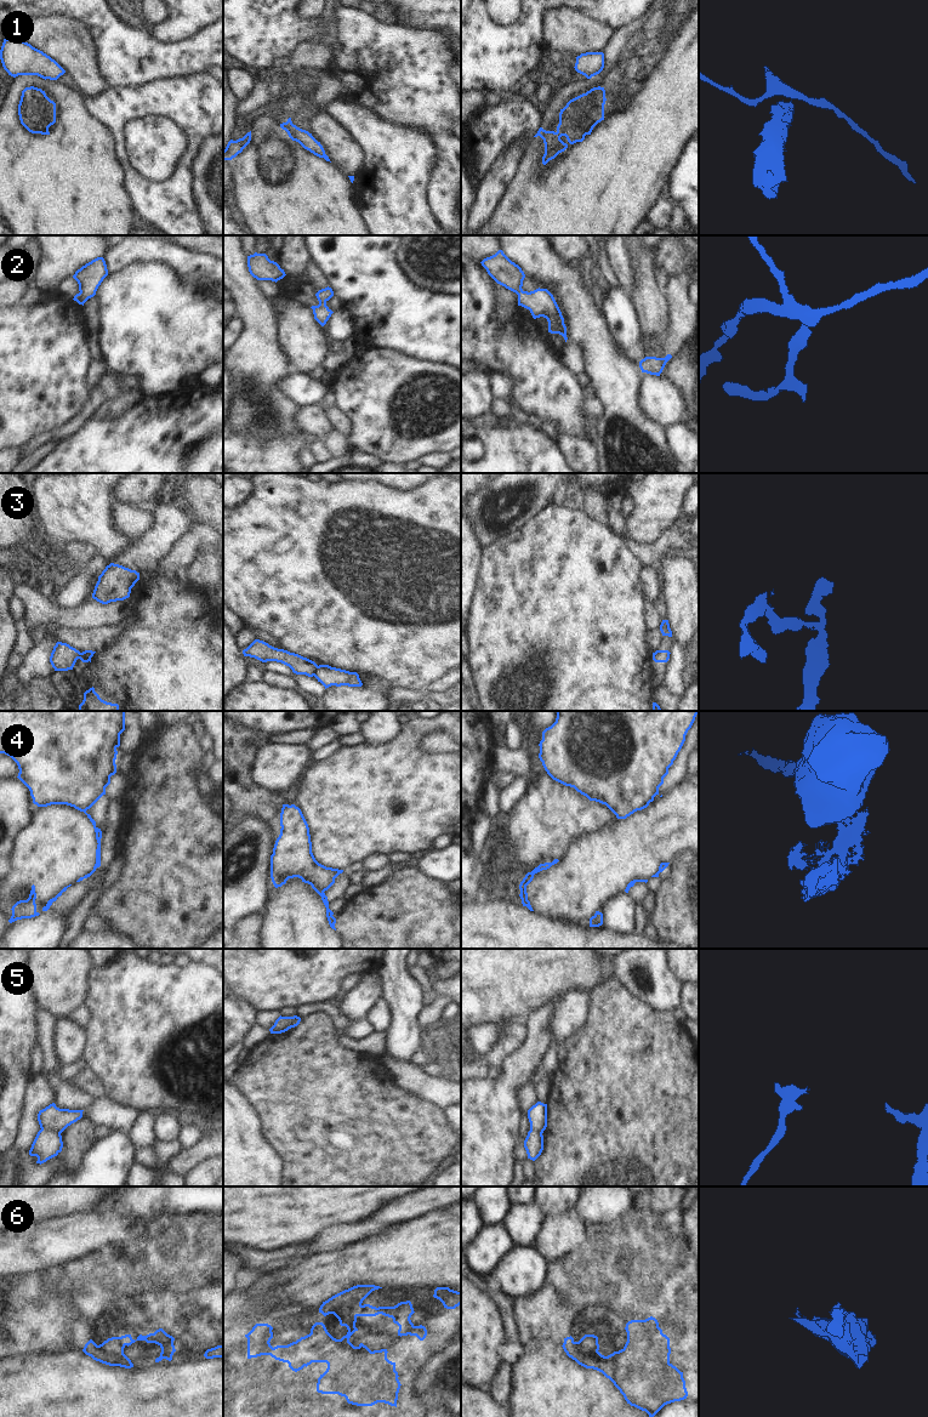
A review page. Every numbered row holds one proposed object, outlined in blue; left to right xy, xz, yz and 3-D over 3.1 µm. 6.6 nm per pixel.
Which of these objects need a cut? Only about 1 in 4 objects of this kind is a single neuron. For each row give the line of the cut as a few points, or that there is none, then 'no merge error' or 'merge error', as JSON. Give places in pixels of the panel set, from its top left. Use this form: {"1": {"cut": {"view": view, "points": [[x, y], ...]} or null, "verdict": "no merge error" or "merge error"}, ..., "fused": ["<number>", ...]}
{"1": {"cut": {"view": "xz", "points": [[282, 124], [285, 130]]}, "verdict": "merge error"}, "2": {"cut": null, "verdict": "no merge error"}, "3": {"cut": {"view": "xz", "points": [[318, 666], [313, 675]]}, "verdict": "merge error"}, "4": {"cut": {"view": "xy", "points": [[78, 809], [85, 811]]}, "verdict": "merge error"}, "5": {"cut": {"view": "xz", "points": [[295, 1016], [289, 1023], [280, 1023], [274, 1031]]}, "verdict": "merge error"}, "6": {"cut": {"view": "yz", "points": [[597, 1350], [579, 1353], [575, 1359]]}, "verdict": "merge error"}, "fused": ["1", "3", "4", "5", "6"]}

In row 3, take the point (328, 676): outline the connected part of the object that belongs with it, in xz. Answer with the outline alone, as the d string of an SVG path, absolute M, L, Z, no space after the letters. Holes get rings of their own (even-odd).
M319 665L314 672L314 677L320 682L325 689L336 685L361 687L363 683L357 672L331 667L329 665Z

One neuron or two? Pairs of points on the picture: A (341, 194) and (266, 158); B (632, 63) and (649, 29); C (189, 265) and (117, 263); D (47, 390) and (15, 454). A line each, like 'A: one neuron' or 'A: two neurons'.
A: one neuron
B: one neuron
C: one neuron
D: two neurons

